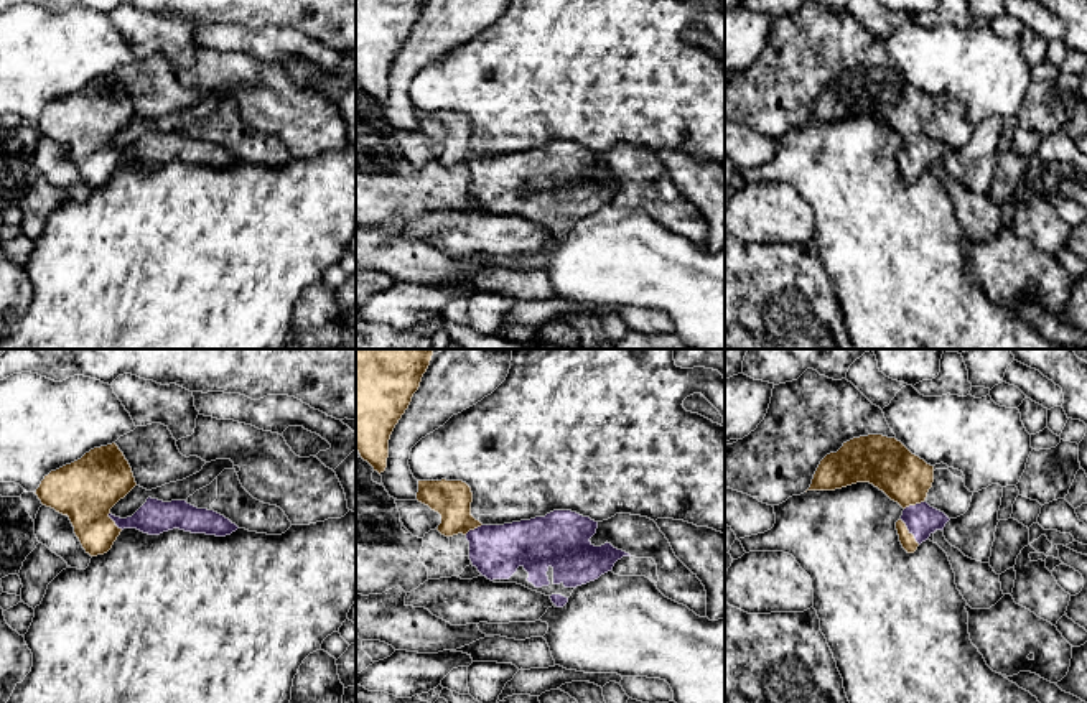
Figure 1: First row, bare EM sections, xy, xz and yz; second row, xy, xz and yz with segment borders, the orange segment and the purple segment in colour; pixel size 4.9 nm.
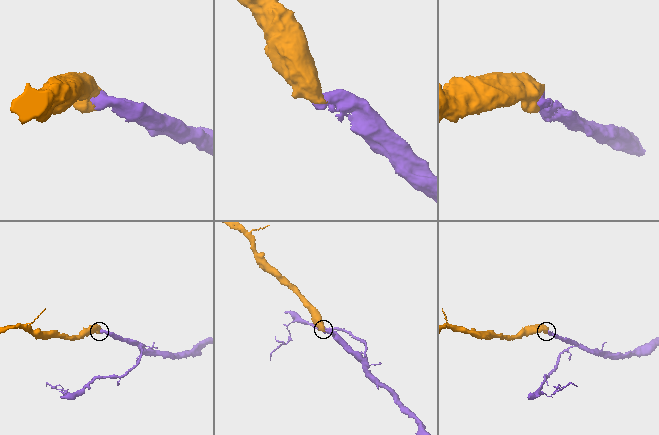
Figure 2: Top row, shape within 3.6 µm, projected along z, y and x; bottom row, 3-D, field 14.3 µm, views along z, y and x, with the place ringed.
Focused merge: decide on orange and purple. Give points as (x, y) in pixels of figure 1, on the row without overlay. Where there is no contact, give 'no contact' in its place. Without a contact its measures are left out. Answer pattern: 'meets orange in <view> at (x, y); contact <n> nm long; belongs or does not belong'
meets orange in yz at (908, 163); contact 160 nm long; belongs

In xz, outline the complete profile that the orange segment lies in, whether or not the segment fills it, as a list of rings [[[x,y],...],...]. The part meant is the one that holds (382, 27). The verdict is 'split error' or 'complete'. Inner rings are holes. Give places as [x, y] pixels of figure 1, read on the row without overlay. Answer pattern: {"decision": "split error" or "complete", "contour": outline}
{"decision": "complete", "contour": [[[356,0],[356,81],[379,105],[387,99],[390,66],[427,0]]]}

